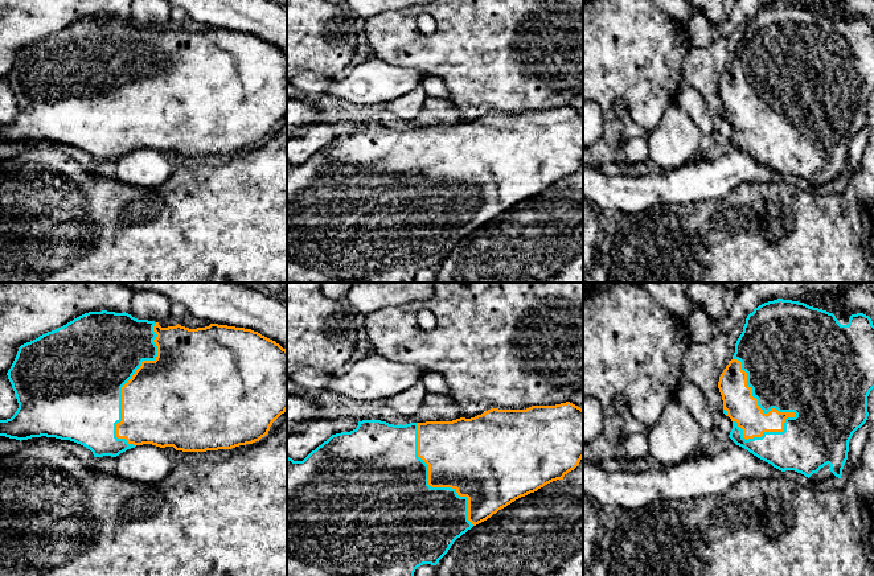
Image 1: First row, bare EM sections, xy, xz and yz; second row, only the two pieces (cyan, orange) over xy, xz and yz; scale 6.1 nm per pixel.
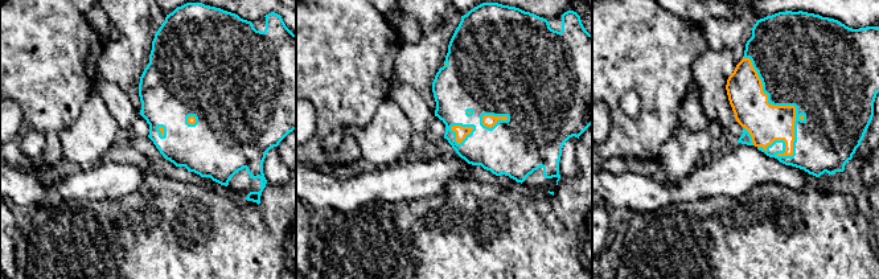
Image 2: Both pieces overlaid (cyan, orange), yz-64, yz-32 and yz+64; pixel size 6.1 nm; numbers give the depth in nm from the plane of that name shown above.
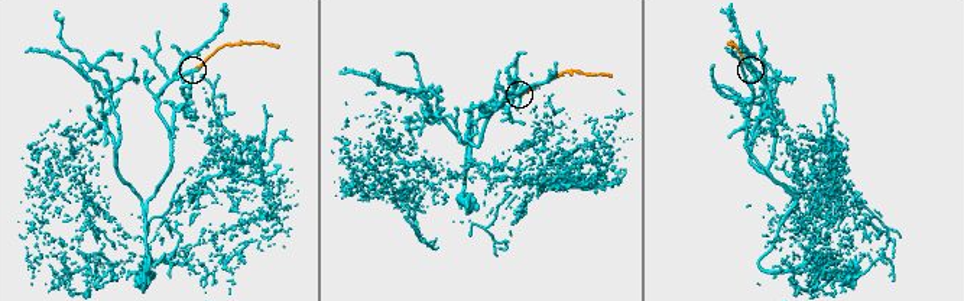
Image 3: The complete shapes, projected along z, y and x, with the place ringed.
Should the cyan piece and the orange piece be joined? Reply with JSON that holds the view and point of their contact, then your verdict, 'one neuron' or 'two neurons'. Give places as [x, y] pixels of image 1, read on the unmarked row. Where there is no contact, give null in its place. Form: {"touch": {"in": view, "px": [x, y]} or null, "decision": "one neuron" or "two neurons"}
{"touch": {"in": "yz", "px": [763, 115]}, "decision": "one neuron"}

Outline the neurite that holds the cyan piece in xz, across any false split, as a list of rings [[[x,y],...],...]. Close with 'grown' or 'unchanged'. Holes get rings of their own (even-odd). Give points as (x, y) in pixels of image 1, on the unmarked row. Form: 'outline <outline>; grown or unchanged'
outline [[[570,106],[555,110],[532,110],[526,114],[498,114],[492,112],[481,119],[471,123],[460,122],[452,126],[426,126],[410,127],[406,129],[394,129],[381,124],[358,126],[356,133],[332,139],[327,145],[312,155],[303,165],[294,165],[287,160],[287,283],[414,283],[414,276],[423,268],[436,270],[439,264],[448,256],[454,246],[471,234],[473,230],[487,225],[498,214],[506,211],[516,203],[537,196],[545,189],[563,184],[563,181],[574,174],[583,162],[583,114]]]; grown

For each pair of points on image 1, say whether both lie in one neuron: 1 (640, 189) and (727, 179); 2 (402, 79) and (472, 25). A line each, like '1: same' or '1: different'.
1: same
2: different

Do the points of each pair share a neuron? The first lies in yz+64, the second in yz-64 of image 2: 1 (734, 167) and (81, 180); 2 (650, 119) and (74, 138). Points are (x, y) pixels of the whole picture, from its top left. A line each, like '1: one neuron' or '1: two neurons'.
1: one neuron
2: two neurons

